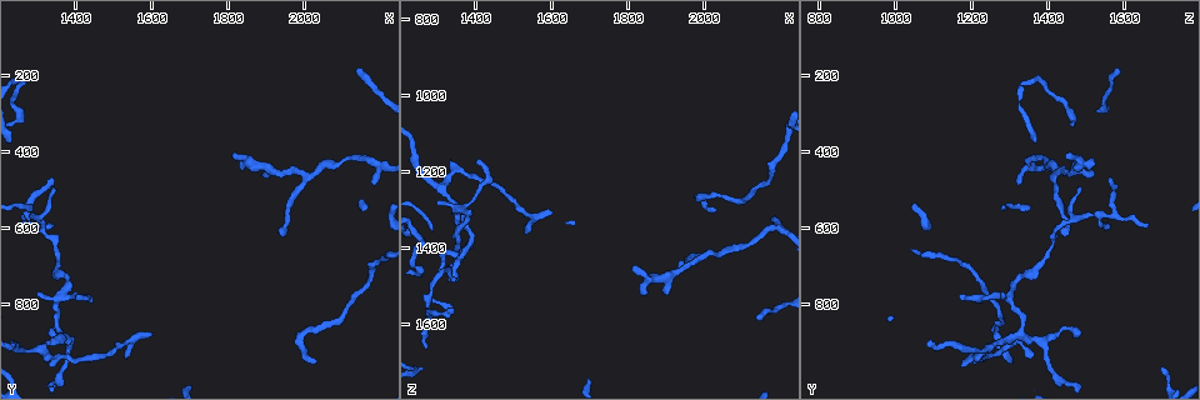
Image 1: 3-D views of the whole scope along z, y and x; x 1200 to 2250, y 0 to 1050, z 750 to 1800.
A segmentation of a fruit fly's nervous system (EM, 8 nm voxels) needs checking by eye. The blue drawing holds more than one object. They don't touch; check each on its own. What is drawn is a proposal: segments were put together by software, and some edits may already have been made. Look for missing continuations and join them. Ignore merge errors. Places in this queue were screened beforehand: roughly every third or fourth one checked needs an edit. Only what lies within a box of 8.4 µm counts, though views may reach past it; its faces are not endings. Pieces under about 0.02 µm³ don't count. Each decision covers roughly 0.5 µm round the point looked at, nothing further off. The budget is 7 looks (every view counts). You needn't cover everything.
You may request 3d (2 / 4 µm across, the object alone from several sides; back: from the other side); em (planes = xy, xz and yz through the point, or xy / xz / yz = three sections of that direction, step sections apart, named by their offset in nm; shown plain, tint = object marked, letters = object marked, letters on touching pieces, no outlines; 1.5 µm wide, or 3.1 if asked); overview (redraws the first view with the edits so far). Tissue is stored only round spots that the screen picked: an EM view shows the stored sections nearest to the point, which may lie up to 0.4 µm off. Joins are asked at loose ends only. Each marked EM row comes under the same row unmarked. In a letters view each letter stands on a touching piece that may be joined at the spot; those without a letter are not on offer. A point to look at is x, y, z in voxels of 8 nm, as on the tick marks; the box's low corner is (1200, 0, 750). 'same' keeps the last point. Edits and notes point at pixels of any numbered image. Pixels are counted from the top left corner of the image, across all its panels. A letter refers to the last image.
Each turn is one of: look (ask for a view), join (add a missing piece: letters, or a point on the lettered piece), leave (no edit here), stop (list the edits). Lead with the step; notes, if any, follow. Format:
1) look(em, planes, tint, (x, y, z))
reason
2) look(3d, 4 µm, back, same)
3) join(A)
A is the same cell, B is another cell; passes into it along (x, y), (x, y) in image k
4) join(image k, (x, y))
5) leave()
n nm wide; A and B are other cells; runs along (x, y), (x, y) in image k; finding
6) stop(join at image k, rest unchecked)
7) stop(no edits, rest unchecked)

look(em, planes, tint, (1335, 870, 1485))
branch stops here

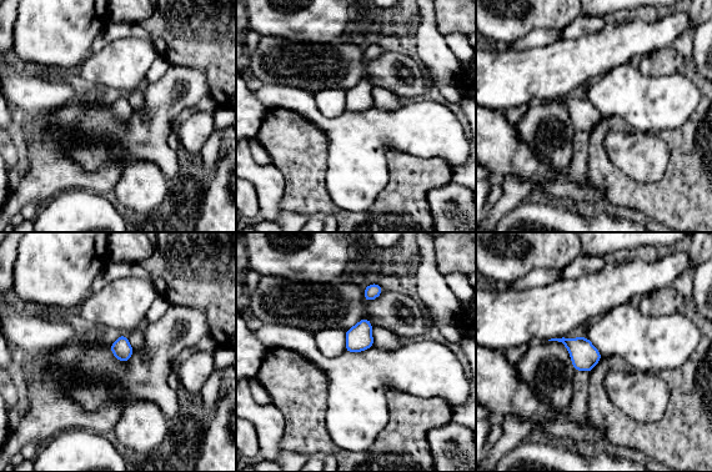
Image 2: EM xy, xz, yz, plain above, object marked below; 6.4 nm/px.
look(em, planes, letters, same)

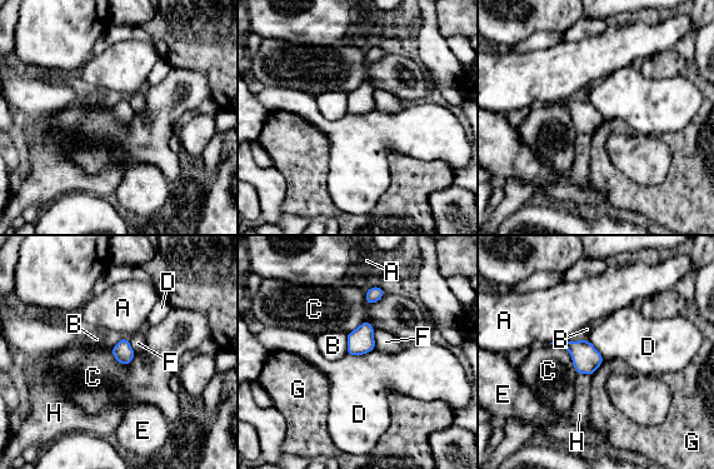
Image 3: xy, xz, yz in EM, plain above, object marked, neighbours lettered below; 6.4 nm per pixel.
leave()
A, B, C, D, E, F, G and H are other cells; border along (374, 348), (363, 354), (346, 354) in image 3; no lettered piece goes on from it

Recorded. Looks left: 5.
look(3d, 4 µm, (1600, 880, 1300))
an open end

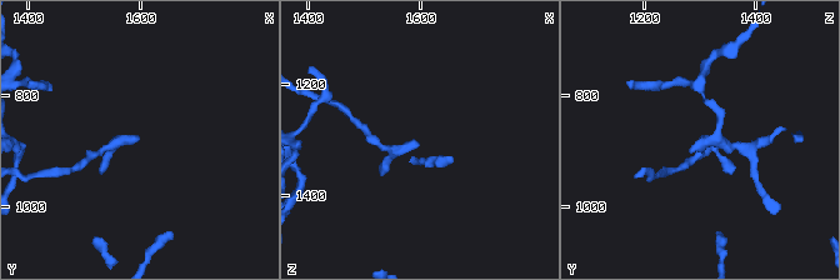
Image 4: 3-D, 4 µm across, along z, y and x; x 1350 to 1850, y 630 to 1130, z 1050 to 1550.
look(em, planes, tint, (1605, 880, 1310))
need the tissue

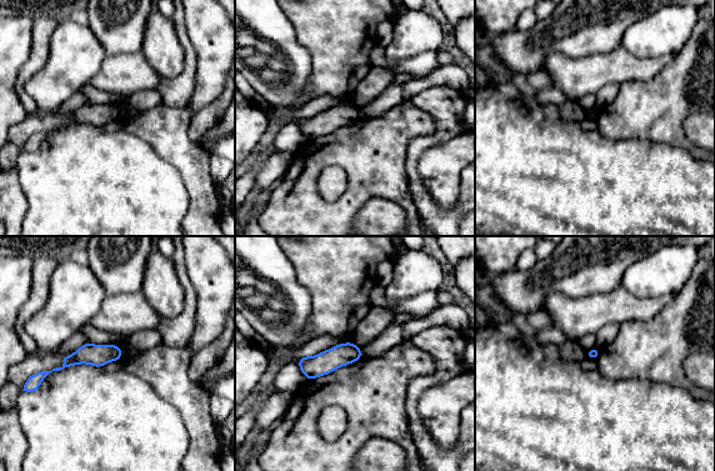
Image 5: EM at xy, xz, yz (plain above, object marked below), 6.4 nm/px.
look(em, planes, letters, same)

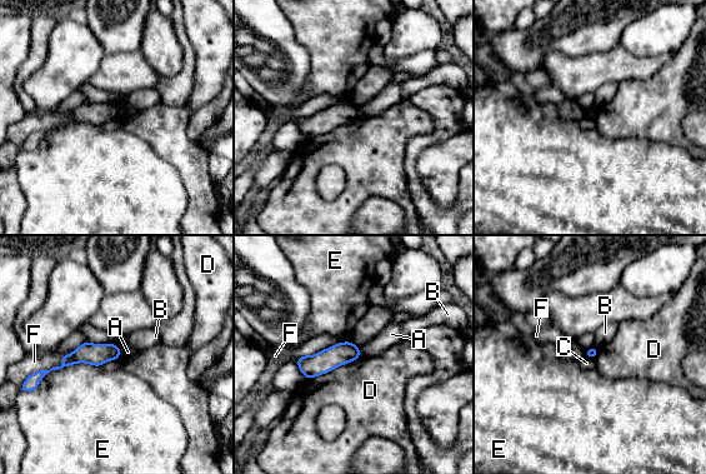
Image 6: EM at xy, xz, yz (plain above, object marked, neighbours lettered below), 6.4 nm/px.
leave()
A, B, C, D, E and F are other cells; runs along (356, 350), (324, 362), (300, 362) in image 6; none of them fits

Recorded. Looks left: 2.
look(3d, 4 µm, (1415, 775, 1170))
thin end

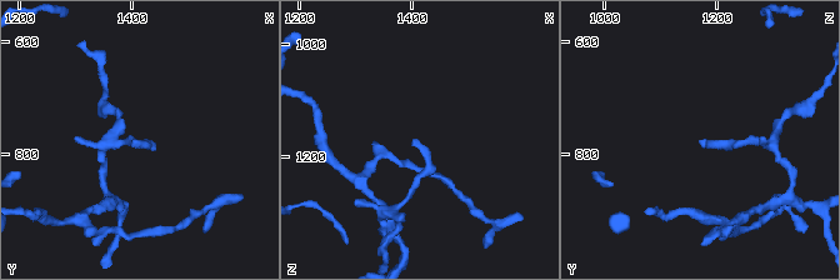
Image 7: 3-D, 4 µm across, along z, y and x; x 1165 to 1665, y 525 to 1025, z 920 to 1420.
look(em, planes, letters, (1405, 780, 1165))

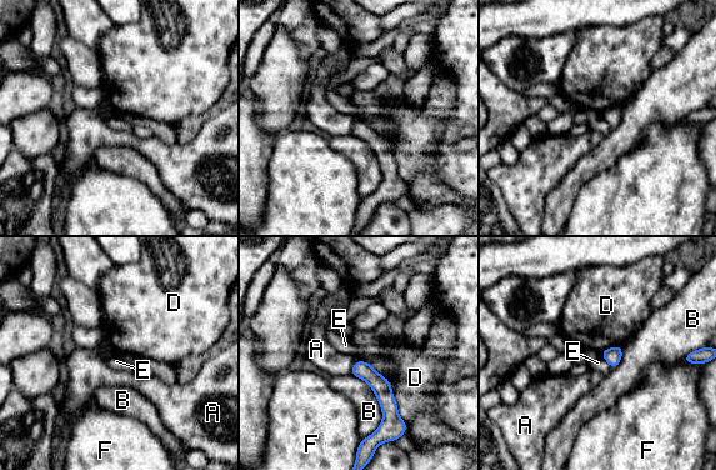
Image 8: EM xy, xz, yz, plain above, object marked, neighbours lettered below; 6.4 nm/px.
leave()
A, B, D, E and F are other cells; runs along (358, 364), (382, 389), (397, 420) in image 8; no lettered piece goes on from it

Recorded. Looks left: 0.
stop(no edits, rest unchecked)

